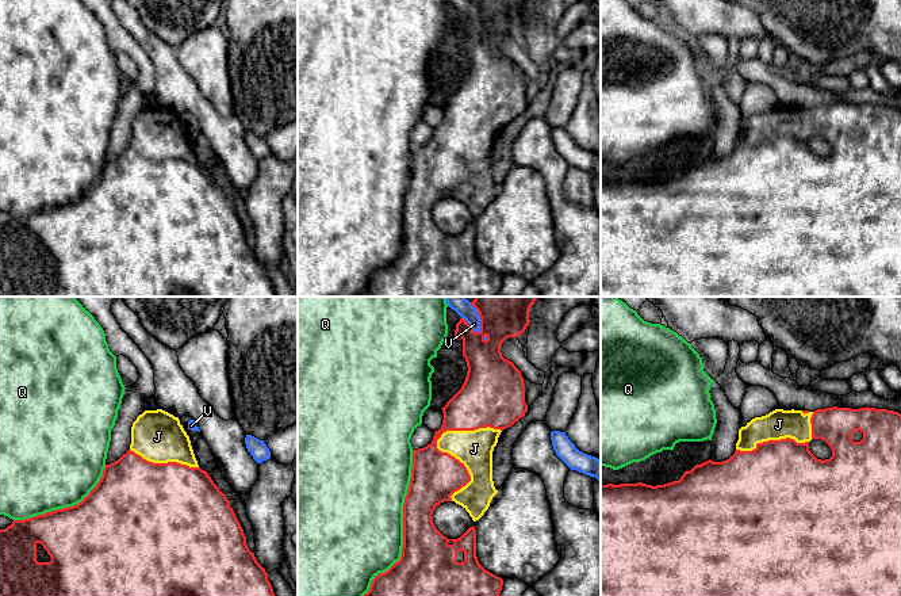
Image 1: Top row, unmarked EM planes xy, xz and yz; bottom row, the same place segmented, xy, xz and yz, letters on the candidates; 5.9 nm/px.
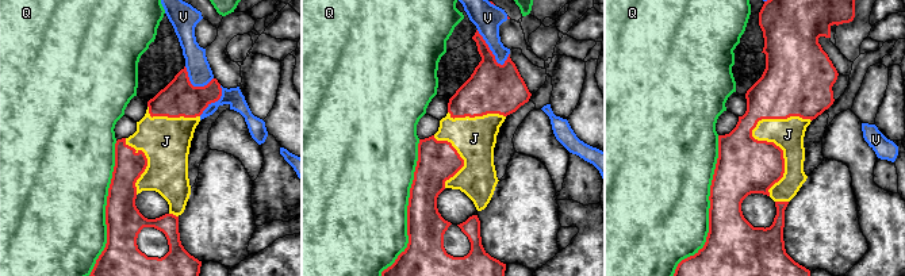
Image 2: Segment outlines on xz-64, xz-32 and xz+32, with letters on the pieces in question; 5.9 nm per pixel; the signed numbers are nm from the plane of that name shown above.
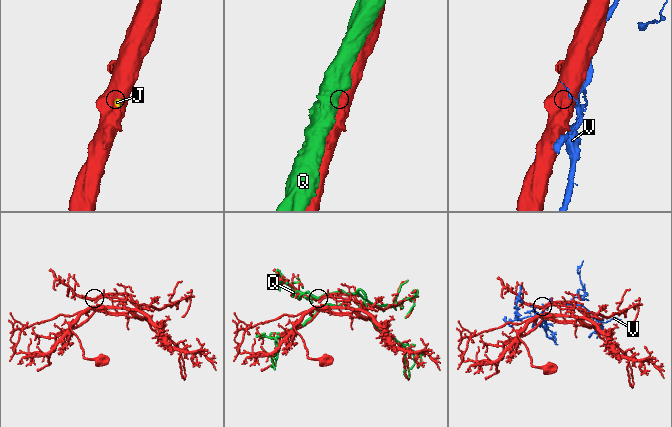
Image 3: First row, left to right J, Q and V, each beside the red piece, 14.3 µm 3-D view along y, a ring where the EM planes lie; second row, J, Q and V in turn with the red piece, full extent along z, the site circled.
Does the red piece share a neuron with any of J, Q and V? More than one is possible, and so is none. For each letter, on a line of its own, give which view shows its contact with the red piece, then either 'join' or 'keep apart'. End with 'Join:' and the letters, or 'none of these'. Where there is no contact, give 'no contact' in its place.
J: meets red in xz; join
Q: meets red in xz; keep apart
V: meets red in xz; keep apart
Join: J

